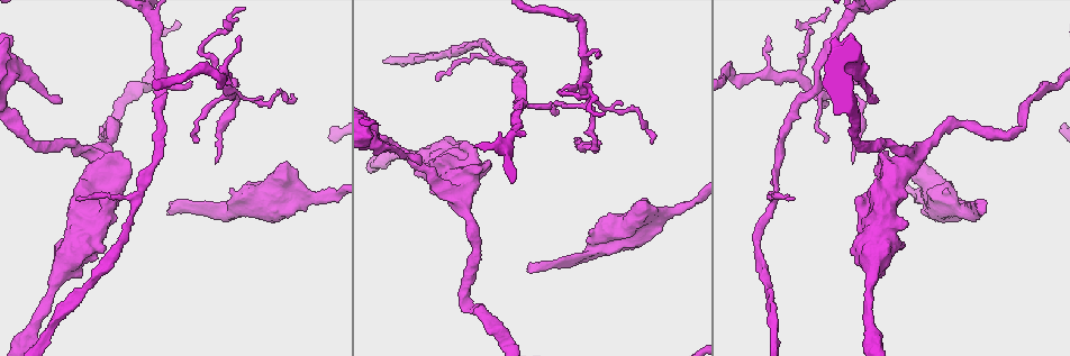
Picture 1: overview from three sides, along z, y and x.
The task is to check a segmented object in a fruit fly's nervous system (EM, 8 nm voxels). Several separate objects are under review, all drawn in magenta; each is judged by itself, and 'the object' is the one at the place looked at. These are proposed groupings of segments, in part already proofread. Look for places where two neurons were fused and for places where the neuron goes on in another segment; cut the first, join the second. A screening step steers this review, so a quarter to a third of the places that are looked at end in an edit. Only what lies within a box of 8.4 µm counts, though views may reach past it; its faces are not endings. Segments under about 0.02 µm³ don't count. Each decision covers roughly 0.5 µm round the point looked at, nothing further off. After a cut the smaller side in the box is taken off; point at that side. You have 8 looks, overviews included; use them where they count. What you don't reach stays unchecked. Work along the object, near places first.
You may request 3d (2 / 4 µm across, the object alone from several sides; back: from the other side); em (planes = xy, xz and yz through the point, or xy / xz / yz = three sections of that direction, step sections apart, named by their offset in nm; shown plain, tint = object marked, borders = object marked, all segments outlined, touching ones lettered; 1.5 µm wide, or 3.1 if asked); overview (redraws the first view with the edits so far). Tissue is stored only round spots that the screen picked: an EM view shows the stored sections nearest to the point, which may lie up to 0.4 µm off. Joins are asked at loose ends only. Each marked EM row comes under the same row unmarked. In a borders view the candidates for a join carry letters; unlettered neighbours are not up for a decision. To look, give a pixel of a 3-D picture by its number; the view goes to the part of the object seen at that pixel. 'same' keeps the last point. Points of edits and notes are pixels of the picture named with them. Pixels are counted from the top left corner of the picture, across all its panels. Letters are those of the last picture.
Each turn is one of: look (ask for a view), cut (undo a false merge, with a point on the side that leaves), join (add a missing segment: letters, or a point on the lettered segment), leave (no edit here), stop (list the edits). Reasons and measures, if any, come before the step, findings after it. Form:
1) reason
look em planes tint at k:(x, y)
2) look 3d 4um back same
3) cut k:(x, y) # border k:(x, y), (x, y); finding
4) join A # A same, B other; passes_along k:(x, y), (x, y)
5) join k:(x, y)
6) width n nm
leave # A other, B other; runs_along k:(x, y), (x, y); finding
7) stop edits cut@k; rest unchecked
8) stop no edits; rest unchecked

sharp bend
look em planes tint at 1:(222, 80)

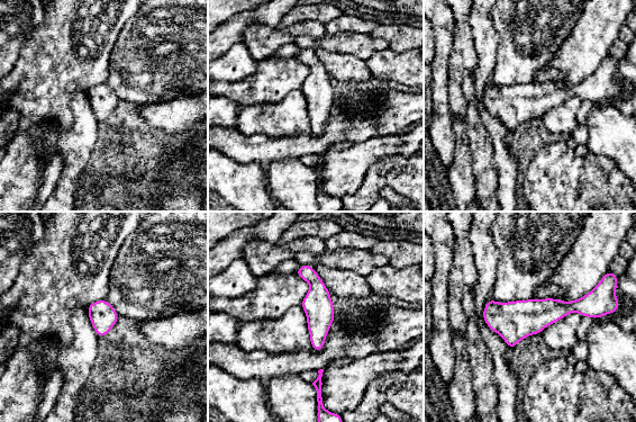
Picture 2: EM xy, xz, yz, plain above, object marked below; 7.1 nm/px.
look em planes borders same

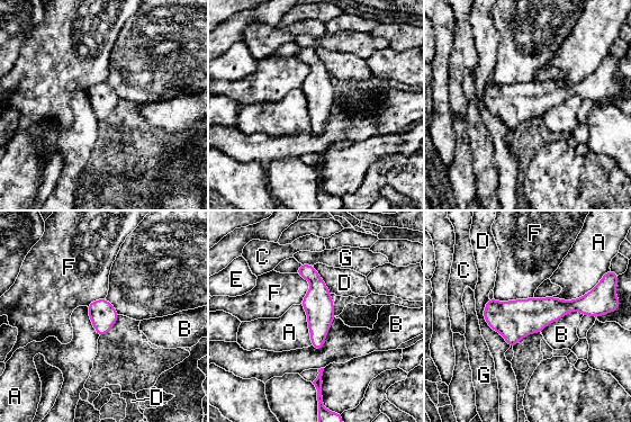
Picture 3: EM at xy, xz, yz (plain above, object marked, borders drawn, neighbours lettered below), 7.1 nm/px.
leave # A other, B other, C other, D other, E other, F other, G other; all the same neuron

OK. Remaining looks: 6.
an open end
look em xz step 8 tint at 1:(554, 109)

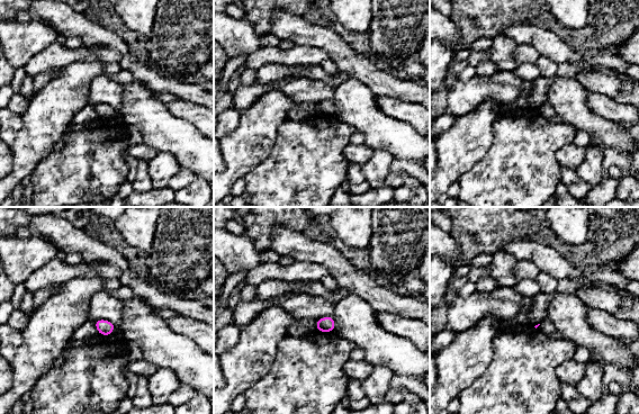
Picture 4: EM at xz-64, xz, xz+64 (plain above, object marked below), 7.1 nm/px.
look em xy step 4 borders same

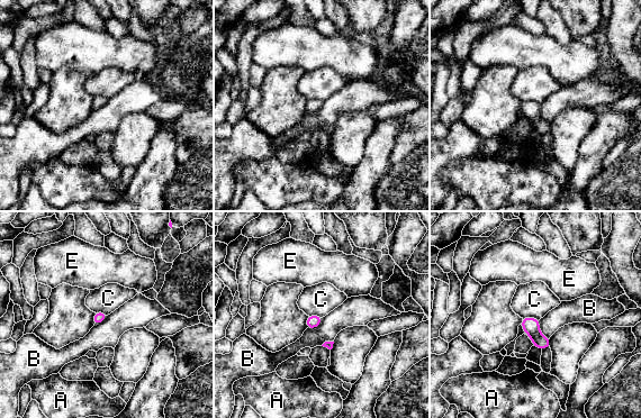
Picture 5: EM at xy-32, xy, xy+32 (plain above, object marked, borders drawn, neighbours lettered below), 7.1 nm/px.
width 90 nm
leave # A other, B other, C other, E other; border 5:(323, 317), (316, 327), (306, 329); none of them fits

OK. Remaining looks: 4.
tapers out
look em planes borders at 1:(533, 272)

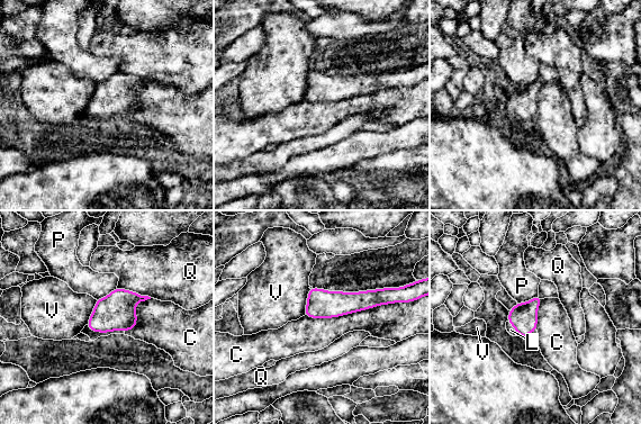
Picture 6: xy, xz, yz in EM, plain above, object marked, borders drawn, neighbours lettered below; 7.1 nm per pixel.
width 160 nm
join 6:(511, 330) # C other, L same, P other, Q other, V other; passes_along 6:(523, 316), (514, 327), (511, 330); it goes on there

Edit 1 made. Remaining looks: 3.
stop edits join@6; rest unchecked

